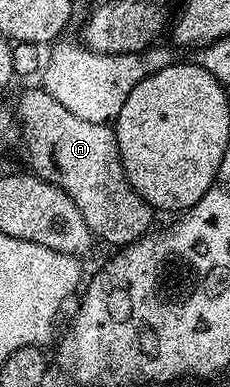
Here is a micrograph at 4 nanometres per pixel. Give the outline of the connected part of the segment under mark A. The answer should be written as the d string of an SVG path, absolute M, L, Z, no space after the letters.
M45 88L37 89L24 91L18 98L18 106L16 105L16 117L20 123L24 146L26 142L26 162L30 165L27 166L29 173L56 184L56 188L60 188L67 194L72 204L80 208L80 216L84 216L88 228L99 243L107 242L110 248L121 248L150 233L155 225L156 211L136 193L126 178L120 160L115 127L104 122L80 120L80 116L68 112L68 108L64 108L64 104L60 104L60 100L53 98Z

